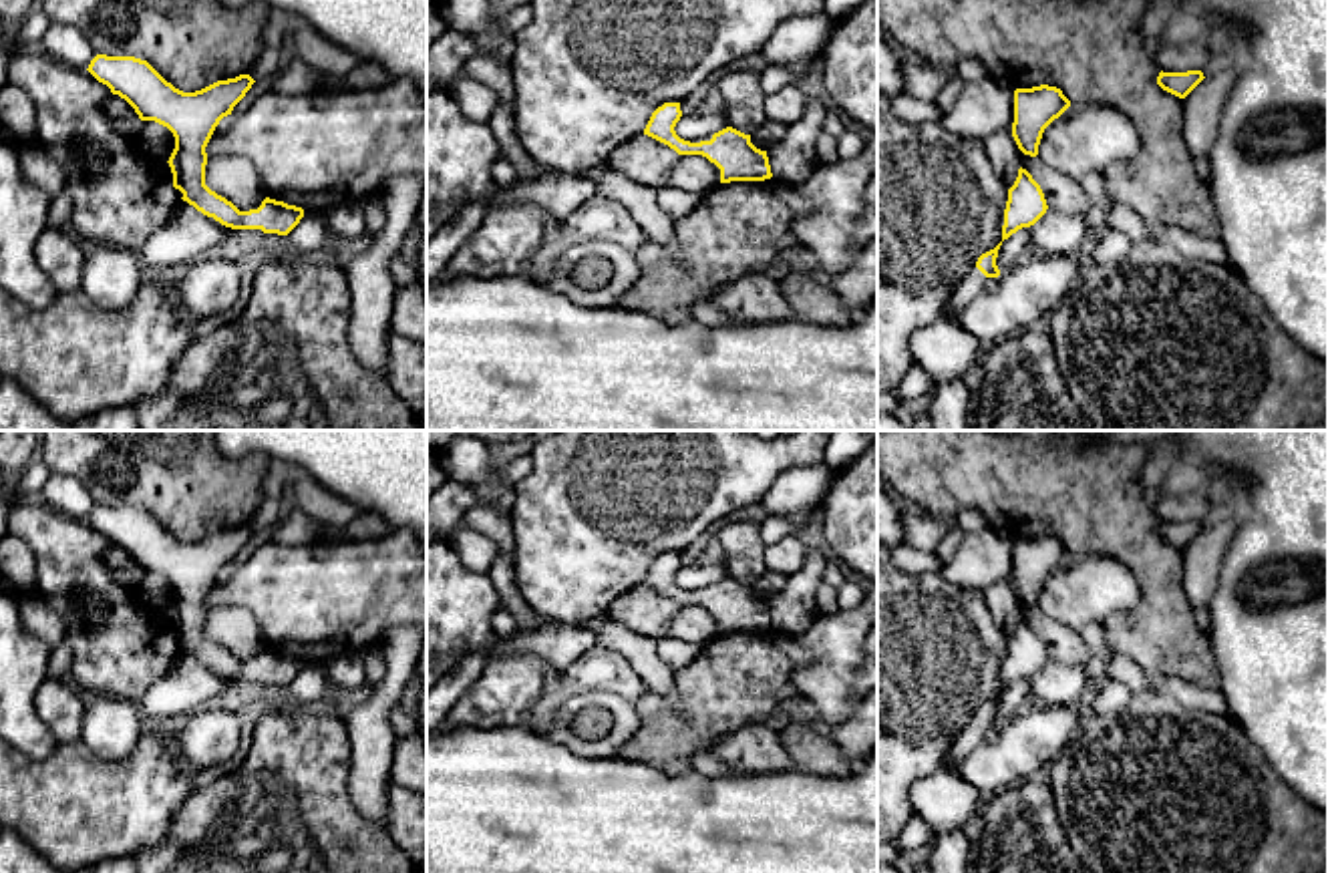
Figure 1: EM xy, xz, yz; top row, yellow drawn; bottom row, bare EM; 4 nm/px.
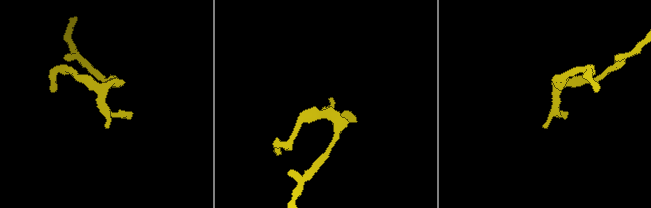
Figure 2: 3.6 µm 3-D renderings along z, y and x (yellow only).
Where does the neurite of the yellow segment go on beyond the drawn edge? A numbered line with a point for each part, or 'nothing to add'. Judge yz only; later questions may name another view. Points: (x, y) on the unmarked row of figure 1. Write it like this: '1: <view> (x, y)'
1: yz (944, 799)

